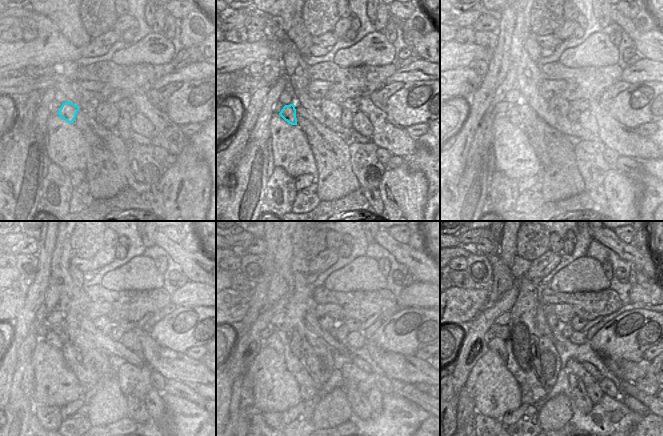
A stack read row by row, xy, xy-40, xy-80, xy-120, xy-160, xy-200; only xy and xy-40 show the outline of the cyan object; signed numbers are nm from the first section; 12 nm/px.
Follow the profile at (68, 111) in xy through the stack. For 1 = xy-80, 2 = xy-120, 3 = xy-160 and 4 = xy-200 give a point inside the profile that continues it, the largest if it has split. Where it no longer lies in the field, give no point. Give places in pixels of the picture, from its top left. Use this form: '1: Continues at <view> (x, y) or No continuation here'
1: Continues at xy-80 (513, 115)
2: Continues at xy-120 (52, 338)
3: Continues at xy-160 (273, 341)
4: Continues at xy-200 (497, 344).

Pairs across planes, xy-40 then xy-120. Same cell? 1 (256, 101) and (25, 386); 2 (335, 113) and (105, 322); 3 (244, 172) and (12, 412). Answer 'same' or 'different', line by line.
1: different
2: same
3: same

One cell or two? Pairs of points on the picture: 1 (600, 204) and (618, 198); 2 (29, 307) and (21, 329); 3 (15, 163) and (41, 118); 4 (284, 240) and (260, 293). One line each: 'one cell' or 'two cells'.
1: two cells
2: one cell
3: two cells
4: two cells

